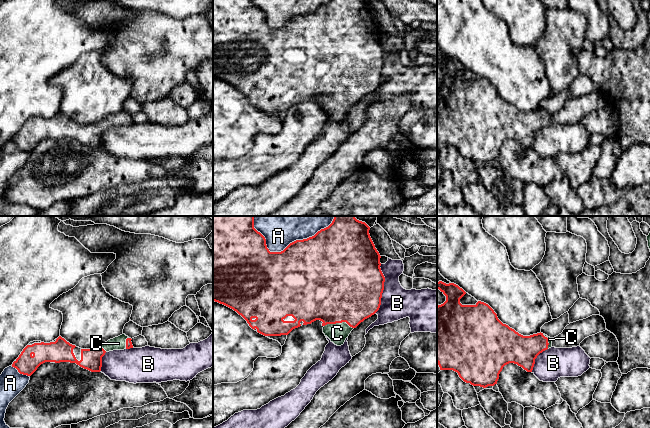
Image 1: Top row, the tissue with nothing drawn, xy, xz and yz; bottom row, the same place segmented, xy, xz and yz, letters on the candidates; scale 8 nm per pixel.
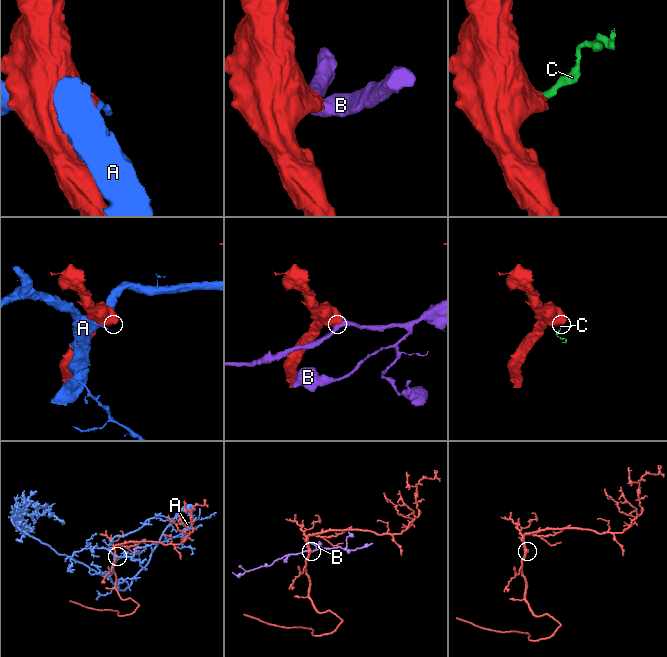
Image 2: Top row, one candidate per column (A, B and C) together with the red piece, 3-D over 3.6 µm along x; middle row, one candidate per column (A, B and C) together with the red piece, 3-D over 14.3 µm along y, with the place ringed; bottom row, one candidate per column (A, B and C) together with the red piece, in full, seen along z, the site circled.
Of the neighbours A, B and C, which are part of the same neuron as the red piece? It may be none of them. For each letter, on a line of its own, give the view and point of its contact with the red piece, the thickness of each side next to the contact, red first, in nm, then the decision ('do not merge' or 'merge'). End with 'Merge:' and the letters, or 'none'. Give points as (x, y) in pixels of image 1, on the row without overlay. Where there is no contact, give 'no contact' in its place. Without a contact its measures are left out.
A: contact xz (288, 21); calibres 500 and 200 nm; do not merge
B: contact xz (383, 65); calibres 500 and 260 nm; do not merge
C: contact xz (339, 98); calibres 500 and 160 nm; merge
Merge: C

